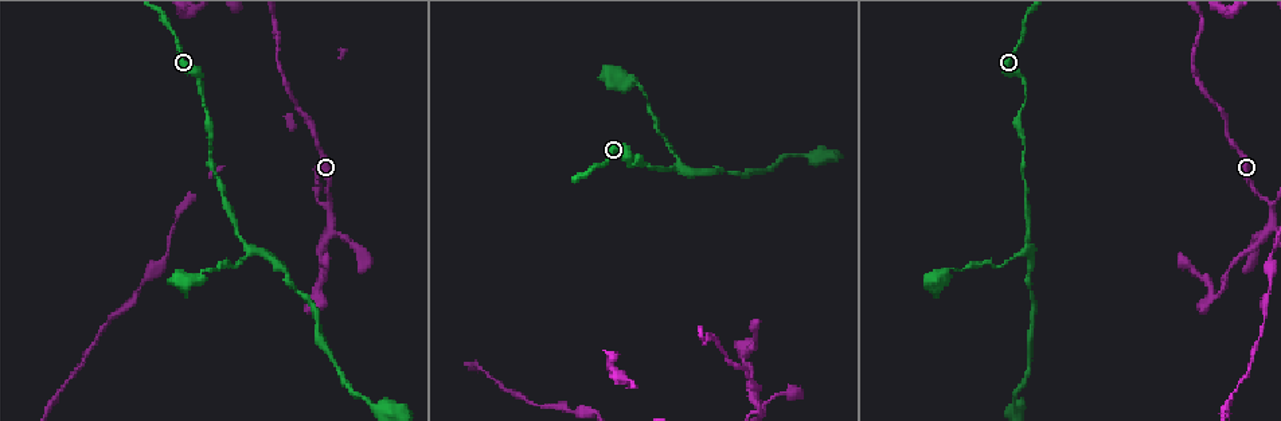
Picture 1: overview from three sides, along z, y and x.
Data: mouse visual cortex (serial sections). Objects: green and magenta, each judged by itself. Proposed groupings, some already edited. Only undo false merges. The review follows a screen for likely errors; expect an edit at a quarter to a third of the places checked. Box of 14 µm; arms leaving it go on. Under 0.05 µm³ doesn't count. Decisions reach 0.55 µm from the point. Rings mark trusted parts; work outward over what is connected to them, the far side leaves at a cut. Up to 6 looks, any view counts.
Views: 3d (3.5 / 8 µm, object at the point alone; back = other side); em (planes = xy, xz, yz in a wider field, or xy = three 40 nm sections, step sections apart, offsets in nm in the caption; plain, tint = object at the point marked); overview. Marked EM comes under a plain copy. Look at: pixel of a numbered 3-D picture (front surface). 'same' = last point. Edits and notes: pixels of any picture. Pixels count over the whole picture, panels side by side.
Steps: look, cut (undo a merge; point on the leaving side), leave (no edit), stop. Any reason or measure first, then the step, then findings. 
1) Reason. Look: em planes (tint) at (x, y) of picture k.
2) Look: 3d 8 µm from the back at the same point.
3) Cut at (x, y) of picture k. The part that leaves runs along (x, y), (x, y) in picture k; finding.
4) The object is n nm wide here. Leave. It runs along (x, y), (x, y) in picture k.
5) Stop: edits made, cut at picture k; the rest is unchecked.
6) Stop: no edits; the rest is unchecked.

Look: 3d 3.5 µm at (245, 245) of picture 1.

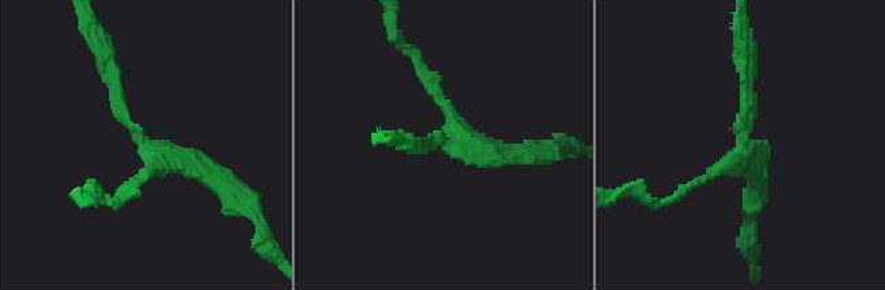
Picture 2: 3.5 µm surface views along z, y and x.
3 arms meet here; the arms are 100, 200, 250 nm wide; shape alone is not enough. Look: em xy step 5 (tint) at (145, 149) of picture 2.

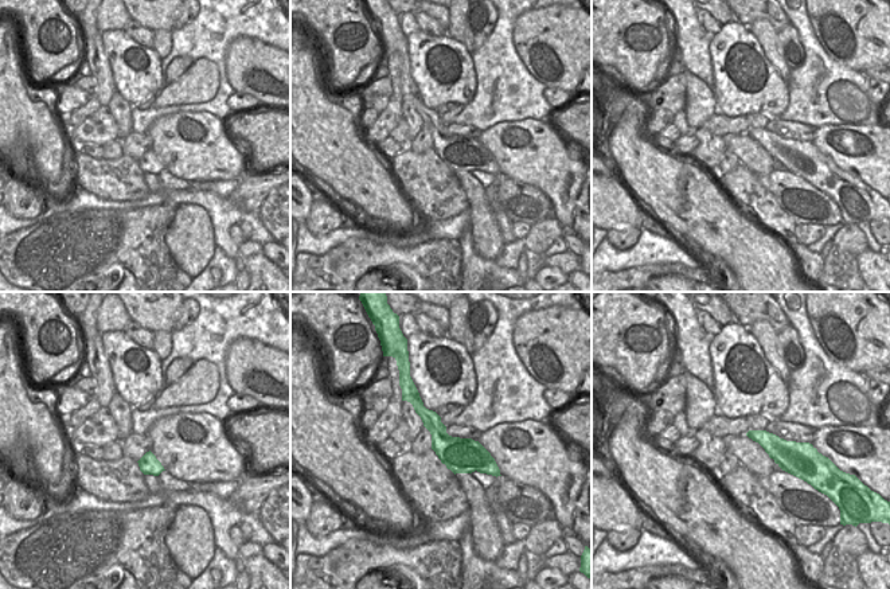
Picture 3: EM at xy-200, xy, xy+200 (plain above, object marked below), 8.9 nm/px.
Look: em xy step 3 (tint) at the same point.

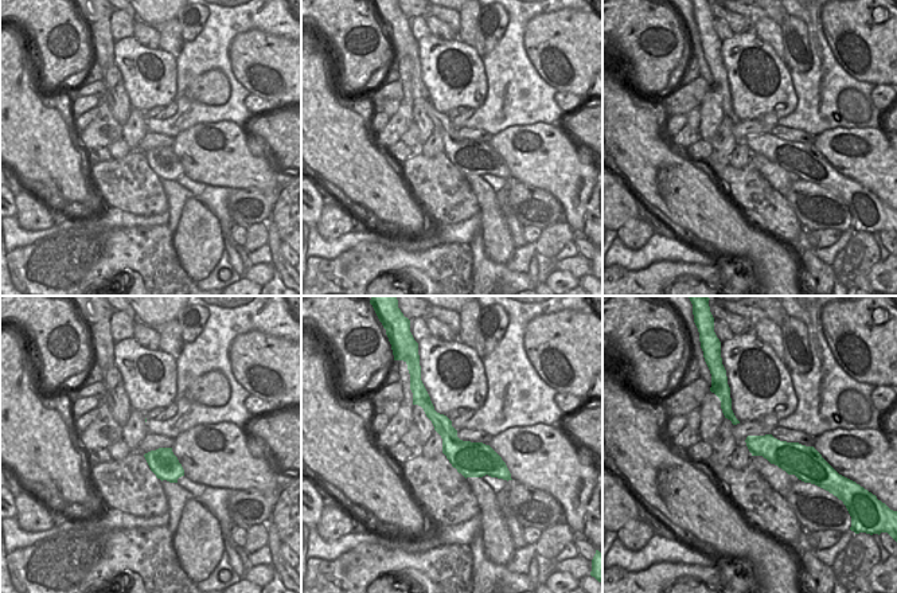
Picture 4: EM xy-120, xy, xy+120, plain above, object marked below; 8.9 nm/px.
Leave. It runs along (422, 397), (471, 459), (503, 473) in picture 4; one cell here.

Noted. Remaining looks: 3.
Abrupt turn. Look: 3d 8 µm at (627, 81) of picture 1.

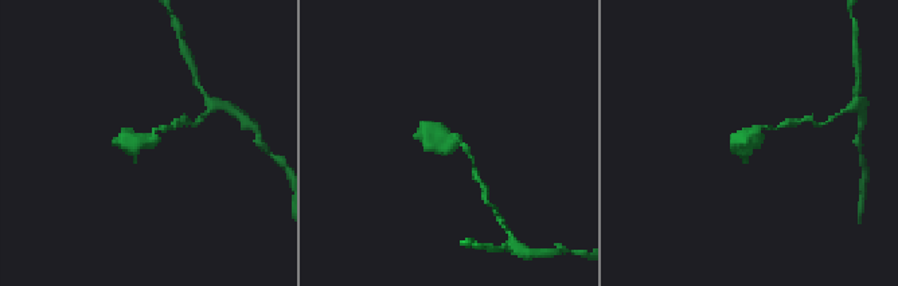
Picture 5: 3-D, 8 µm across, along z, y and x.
Zoom in. Look: 3d 3.5 µm at (146, 142) of picture 5.

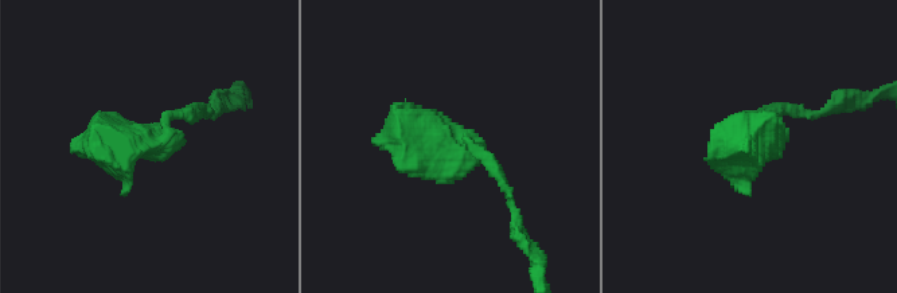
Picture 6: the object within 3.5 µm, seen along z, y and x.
Look: em xy step 1 (tint) at (151, 139) of picture 6.

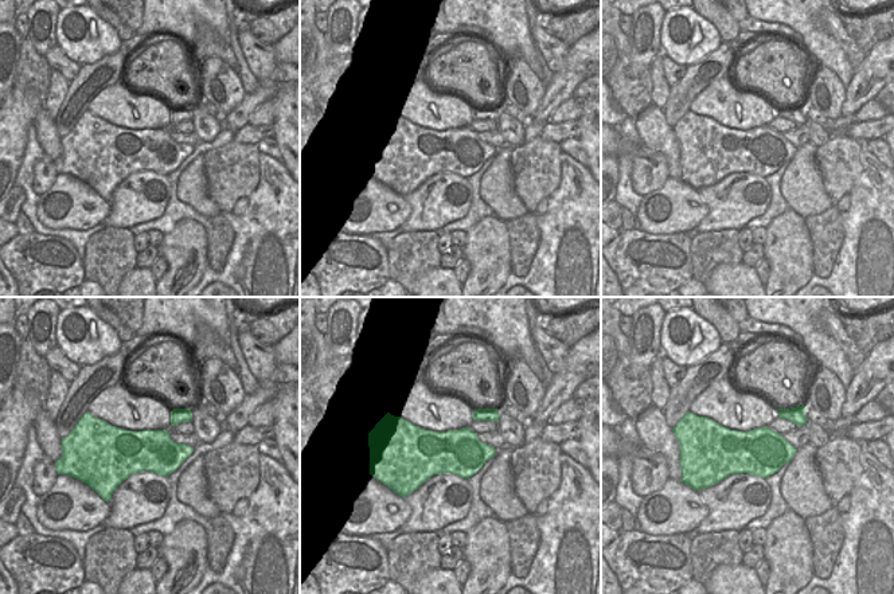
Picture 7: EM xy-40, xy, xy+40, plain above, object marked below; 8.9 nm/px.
The object is 420 nm wide here. Leave. It runs along (195, 112), (162, 144), (71, 152) in picture 6; continuous, no second cell.

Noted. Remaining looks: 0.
Stop: no edits; the rest is unchecked.

